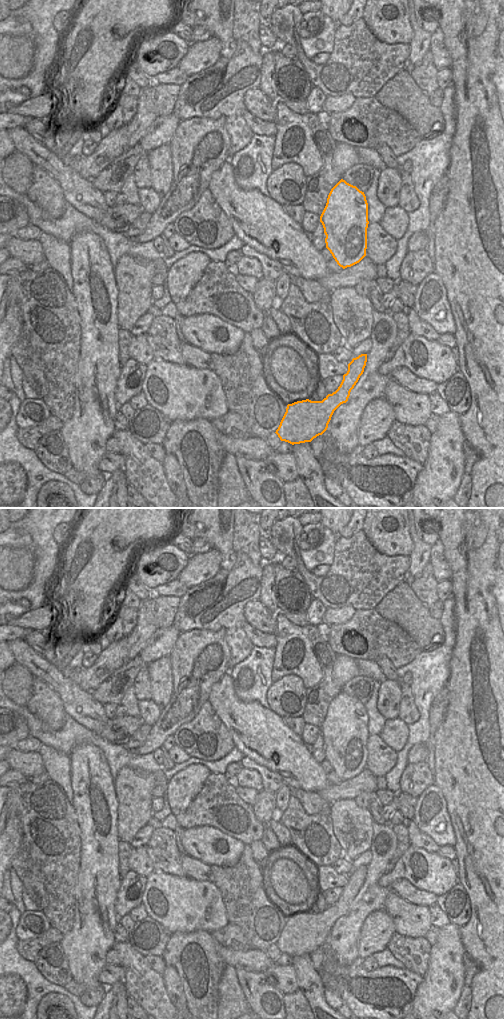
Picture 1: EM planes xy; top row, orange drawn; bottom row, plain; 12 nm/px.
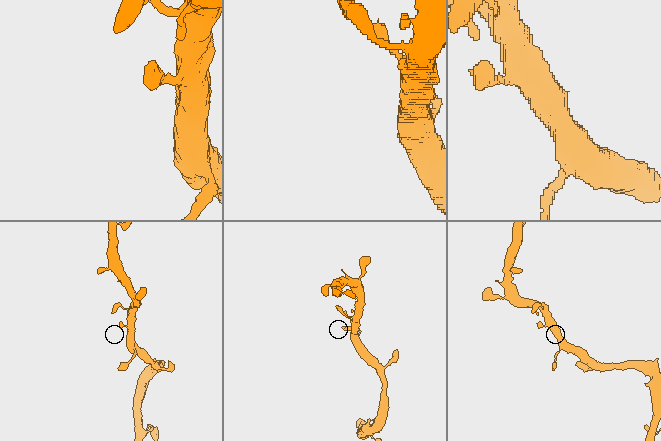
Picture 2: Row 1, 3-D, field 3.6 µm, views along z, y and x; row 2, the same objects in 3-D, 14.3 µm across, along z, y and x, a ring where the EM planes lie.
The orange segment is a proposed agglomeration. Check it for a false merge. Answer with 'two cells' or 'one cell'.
one cell

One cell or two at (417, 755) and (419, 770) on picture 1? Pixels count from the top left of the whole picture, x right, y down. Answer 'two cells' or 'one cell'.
two cells

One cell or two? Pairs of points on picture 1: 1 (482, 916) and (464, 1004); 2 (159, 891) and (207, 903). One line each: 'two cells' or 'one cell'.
1: two cells
2: one cell

